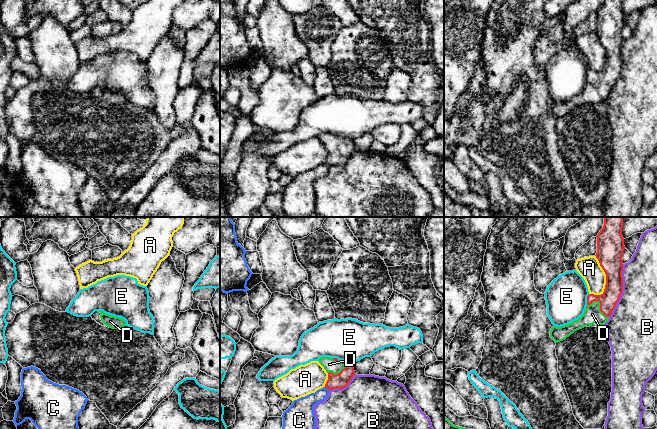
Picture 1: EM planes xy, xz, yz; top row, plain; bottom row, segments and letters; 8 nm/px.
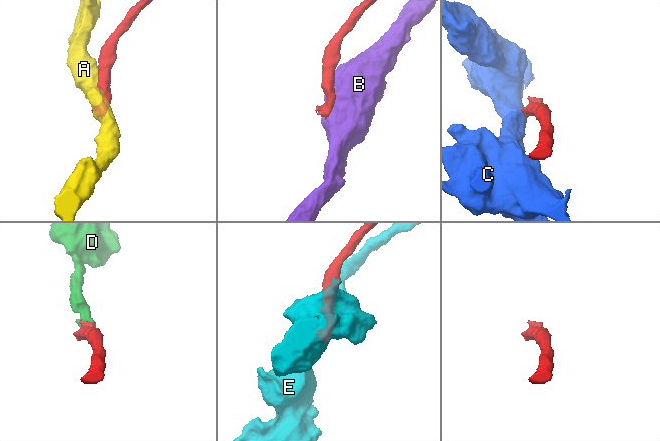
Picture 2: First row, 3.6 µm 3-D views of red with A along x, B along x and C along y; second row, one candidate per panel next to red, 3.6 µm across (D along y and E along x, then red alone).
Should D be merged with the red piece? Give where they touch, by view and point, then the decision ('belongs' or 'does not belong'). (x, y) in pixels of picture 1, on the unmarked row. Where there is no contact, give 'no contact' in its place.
contact yz (600, 80); belongs

